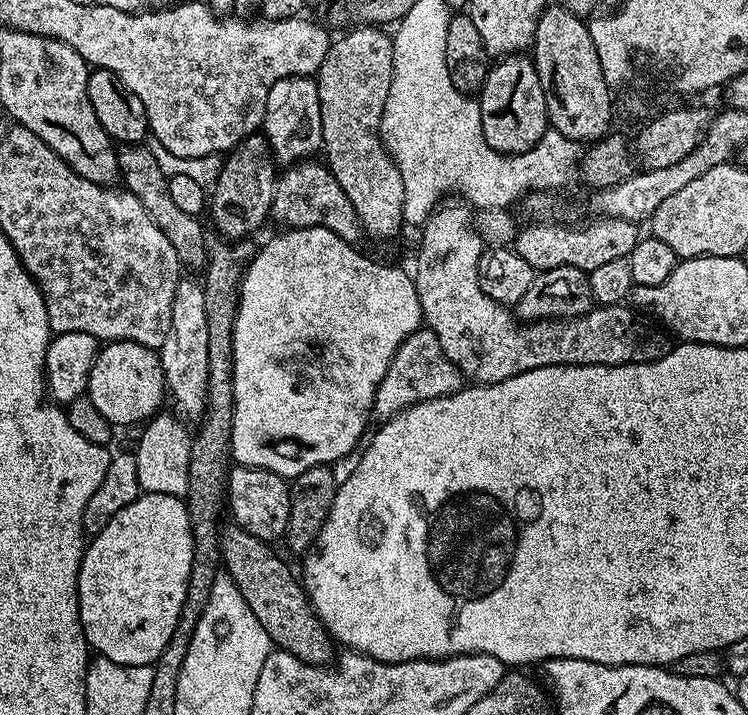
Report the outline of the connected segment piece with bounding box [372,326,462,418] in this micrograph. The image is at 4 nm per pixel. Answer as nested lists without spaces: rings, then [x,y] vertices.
[[[421,326],[398,346],[390,362],[390,370],[386,370],[382,382],[376,388],[372,410],[377,417],[391,418],[418,402],[449,396],[460,391],[461,387],[462,377],[458,366],[446,358],[446,350],[442,350],[442,342],[438,342],[432,329]]]

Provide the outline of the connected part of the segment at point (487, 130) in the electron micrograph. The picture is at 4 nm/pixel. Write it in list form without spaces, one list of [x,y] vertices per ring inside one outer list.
[[[513,54],[497,59],[488,69],[488,76],[478,93],[478,103],[482,134],[495,152],[517,156],[534,147],[542,134],[549,131],[542,82],[527,55]]]

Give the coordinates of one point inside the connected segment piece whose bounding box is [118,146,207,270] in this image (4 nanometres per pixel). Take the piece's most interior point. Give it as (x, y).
(140, 173)

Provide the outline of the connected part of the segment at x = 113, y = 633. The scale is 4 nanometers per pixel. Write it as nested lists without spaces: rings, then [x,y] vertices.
[[[145,492],[137,500],[130,502],[130,506],[126,506],[123,510],[118,510],[118,514],[114,514],[114,518],[110,518],[110,522],[106,522],[106,526],[102,526],[99,534],[87,541],[84,549],[84,557],[80,563],[80,573],[78,574],[78,606],[80,607],[82,630],[84,631],[84,637],[89,649],[97,657],[104,657],[109,659],[110,662],[122,663],[126,666],[155,665],[156,659],[162,654],[162,650],[166,650],[166,642],[170,642],[170,634],[174,634],[174,626],[178,626],[178,618],[182,614],[182,606],[188,597],[190,566],[194,562],[195,557],[190,514],[188,513],[187,503],[181,497]]]

